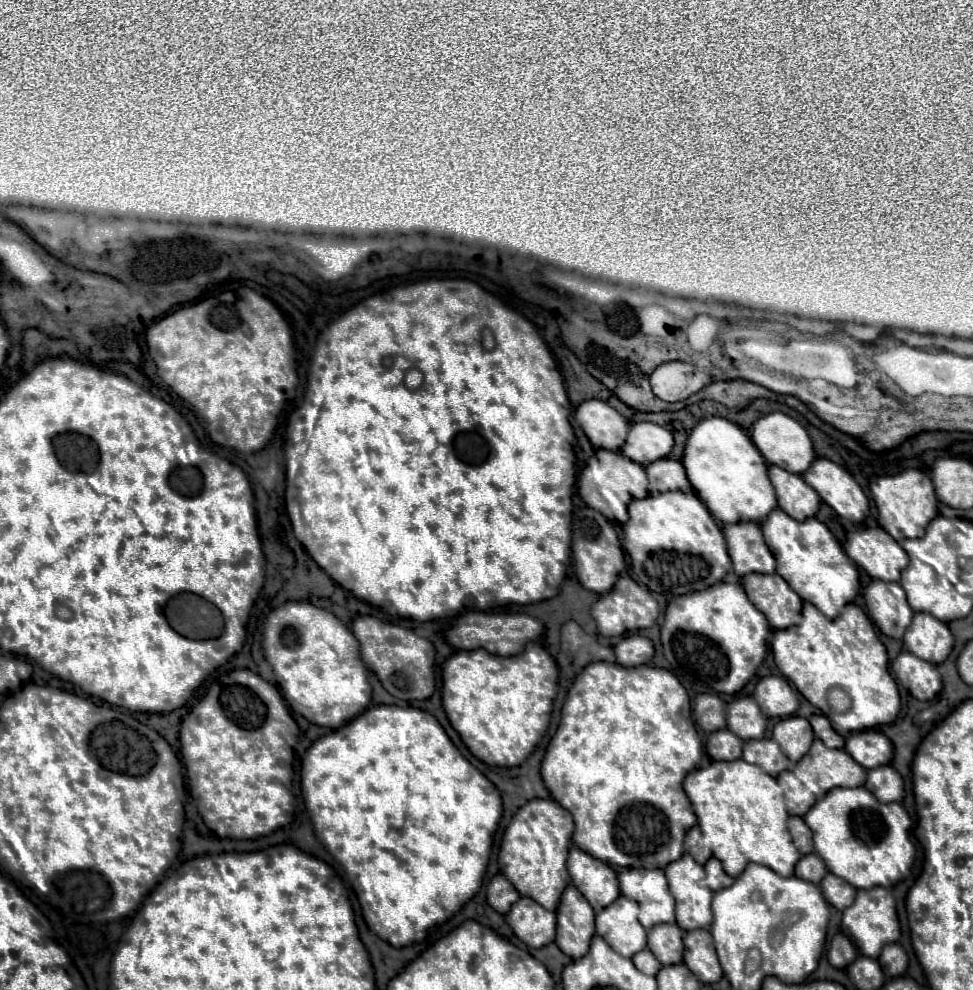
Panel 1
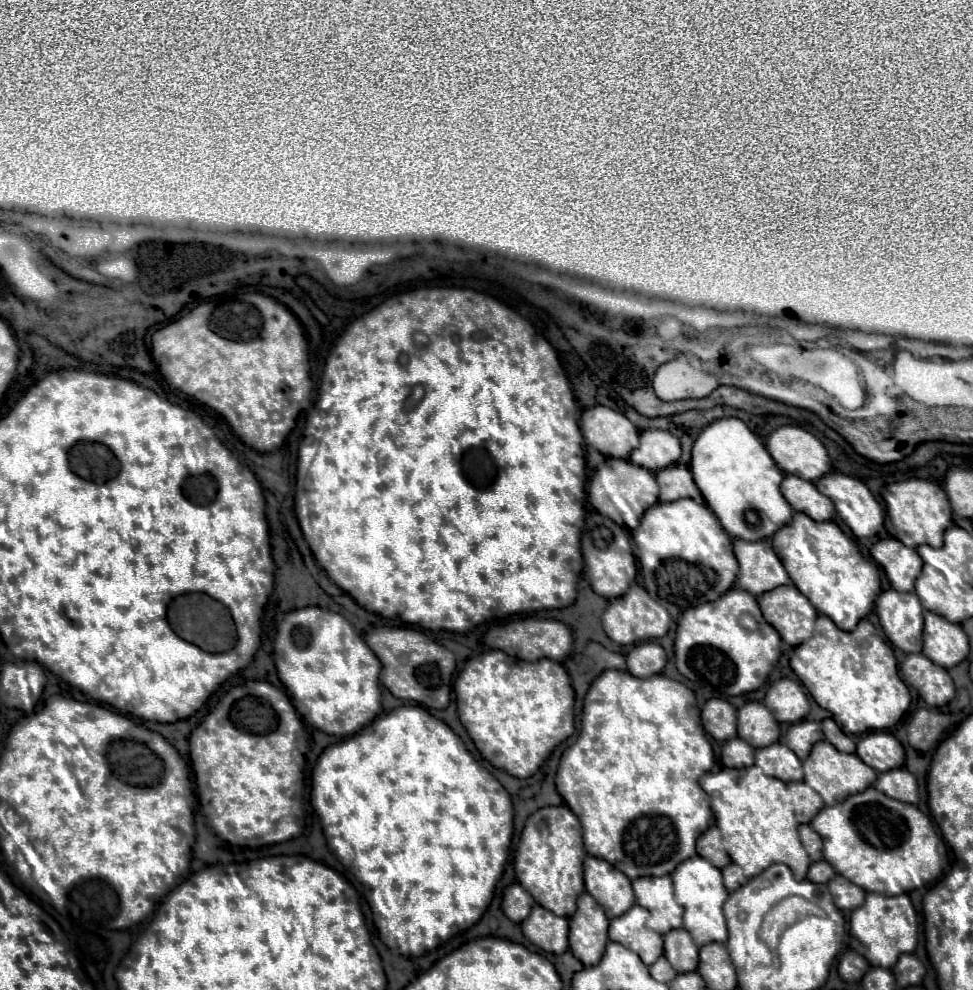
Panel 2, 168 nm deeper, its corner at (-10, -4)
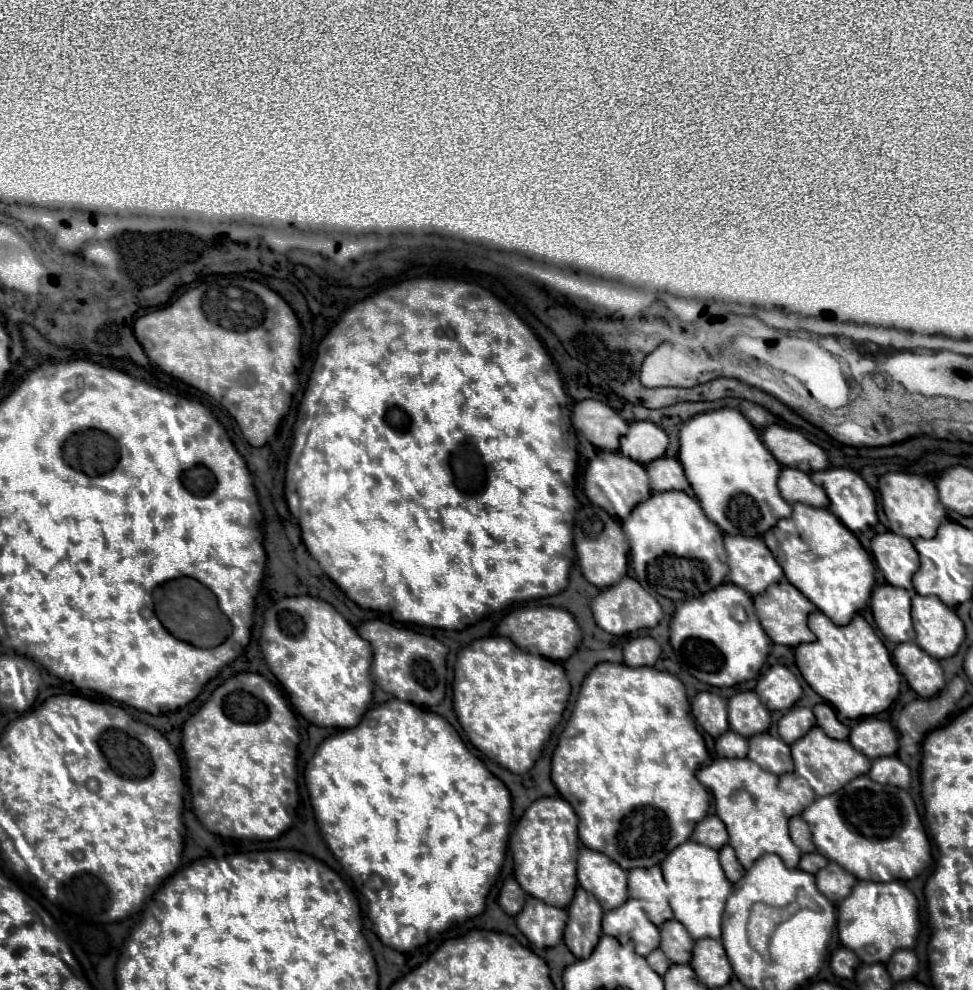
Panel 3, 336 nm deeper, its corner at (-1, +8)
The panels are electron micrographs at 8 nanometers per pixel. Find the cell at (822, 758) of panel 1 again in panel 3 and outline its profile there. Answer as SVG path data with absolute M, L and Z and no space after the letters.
M814 726L804 738L800 738L792 744L792 758L794 758L794 766L796 766L794 772L798 776L806 778L818 796L834 794L836 790L840 790L840 786L846 786L852 778L868 774L868 770L870 770L870 758L866 758L864 754L854 750L848 740L828 738L824 734L824 730L820 730L820 726Z

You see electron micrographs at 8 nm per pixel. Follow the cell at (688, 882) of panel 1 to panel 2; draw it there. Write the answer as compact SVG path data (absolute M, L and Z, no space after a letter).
M695 856L677 866L671 874L673 886L675 886L675 898L683 906L683 928L693 934L693 940L697 946L705 946L709 942L727 942L727 924L723 916L723 904L729 896L727 888L723 886L721 870L715 868L709 860Z

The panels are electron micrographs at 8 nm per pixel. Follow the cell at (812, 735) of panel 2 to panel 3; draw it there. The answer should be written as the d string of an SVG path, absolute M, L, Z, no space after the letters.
M794 706L792 710L788 710L780 722L778 722L778 734L784 742L792 744L798 738L802 738L812 726L816 724L816 718L812 714L810 708L804 706Z

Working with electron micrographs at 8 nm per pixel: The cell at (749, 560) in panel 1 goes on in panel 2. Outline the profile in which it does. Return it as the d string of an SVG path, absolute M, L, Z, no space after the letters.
M733 542L733 552L739 562L737 586L753 596L761 596L777 586L791 584L781 560L771 548L771 542Z

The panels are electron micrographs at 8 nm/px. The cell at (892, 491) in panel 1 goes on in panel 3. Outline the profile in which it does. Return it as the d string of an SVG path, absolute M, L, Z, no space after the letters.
M888 472L880 478L878 490L882 496L884 512L890 520L890 530L894 534L900 534L910 540L912 538L932 538L940 522L946 518L946 508L940 506L936 486L926 476L906 474L906 472Z

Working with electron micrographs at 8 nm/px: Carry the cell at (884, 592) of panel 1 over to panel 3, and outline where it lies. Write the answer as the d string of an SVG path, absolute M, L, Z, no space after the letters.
M892 584L876 586L870 598L870 608L876 626L886 636L886 640L900 644L912 642L916 638L910 618L910 592L896 588Z

